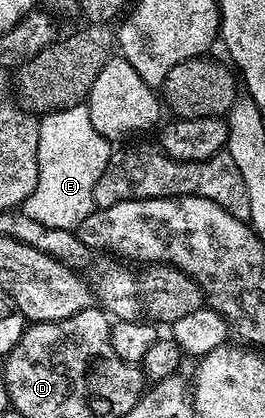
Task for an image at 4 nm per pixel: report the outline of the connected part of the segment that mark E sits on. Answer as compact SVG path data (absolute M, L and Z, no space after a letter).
M86 104L42 114L39 117L37 187L24 199L21 212L29 215L29 219L37 219L46 229L78 230L79 224L96 210L93 187L109 163L112 148L112 142L93 127Z

